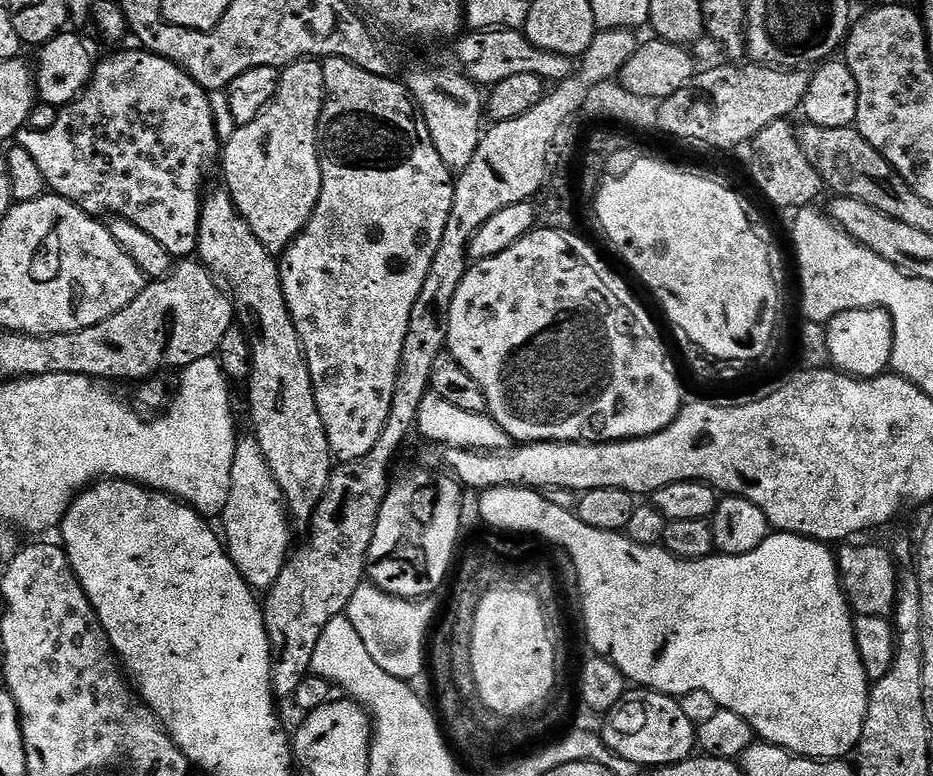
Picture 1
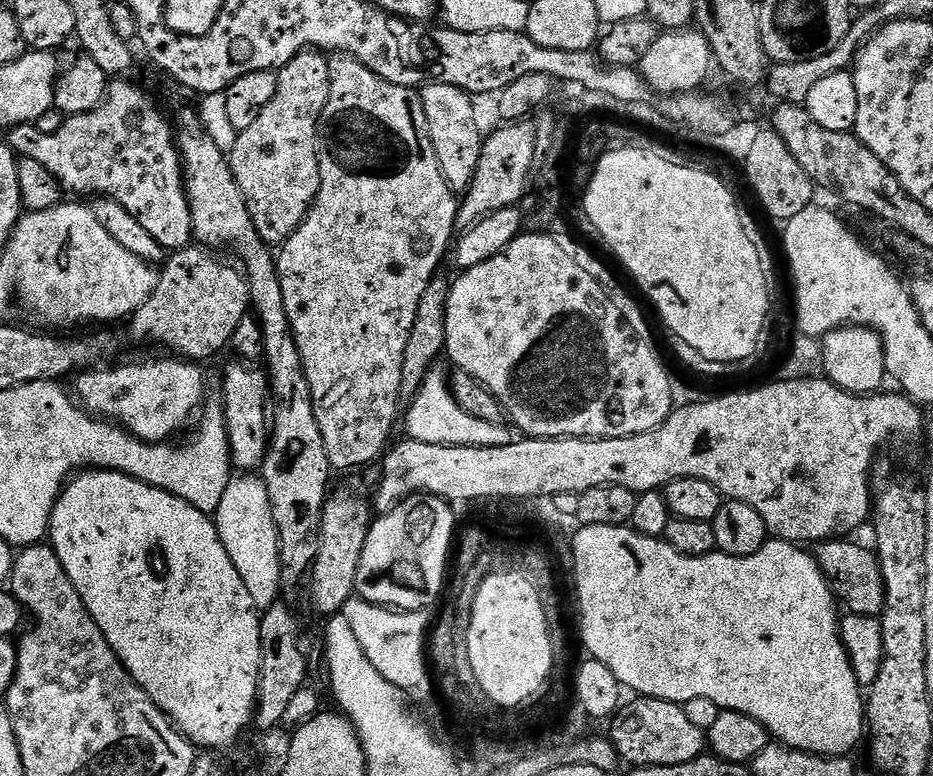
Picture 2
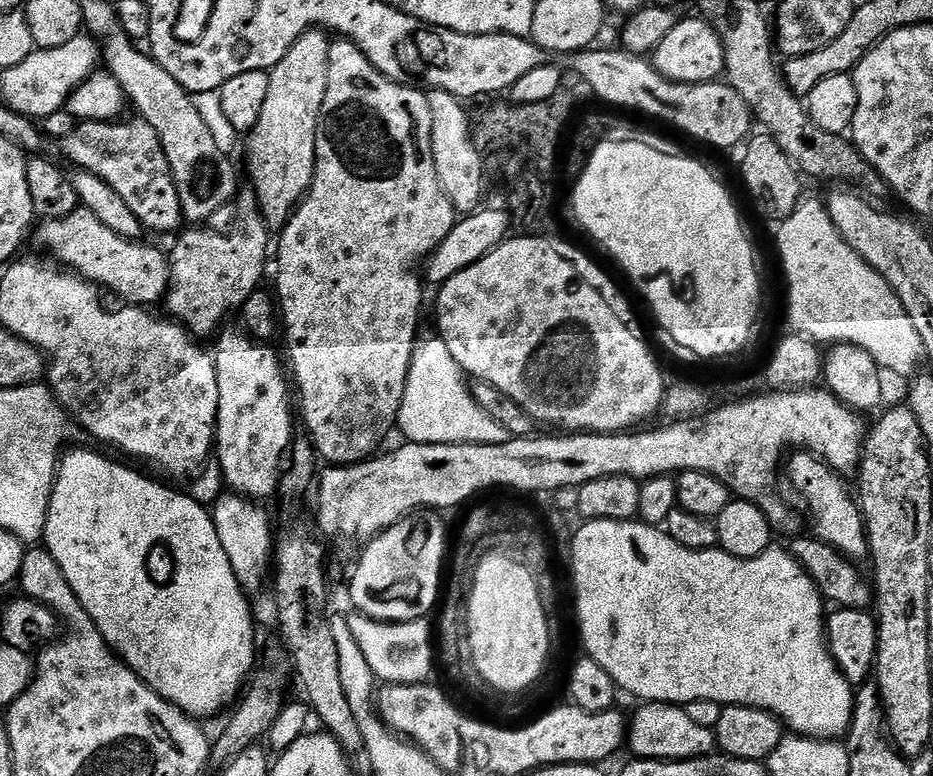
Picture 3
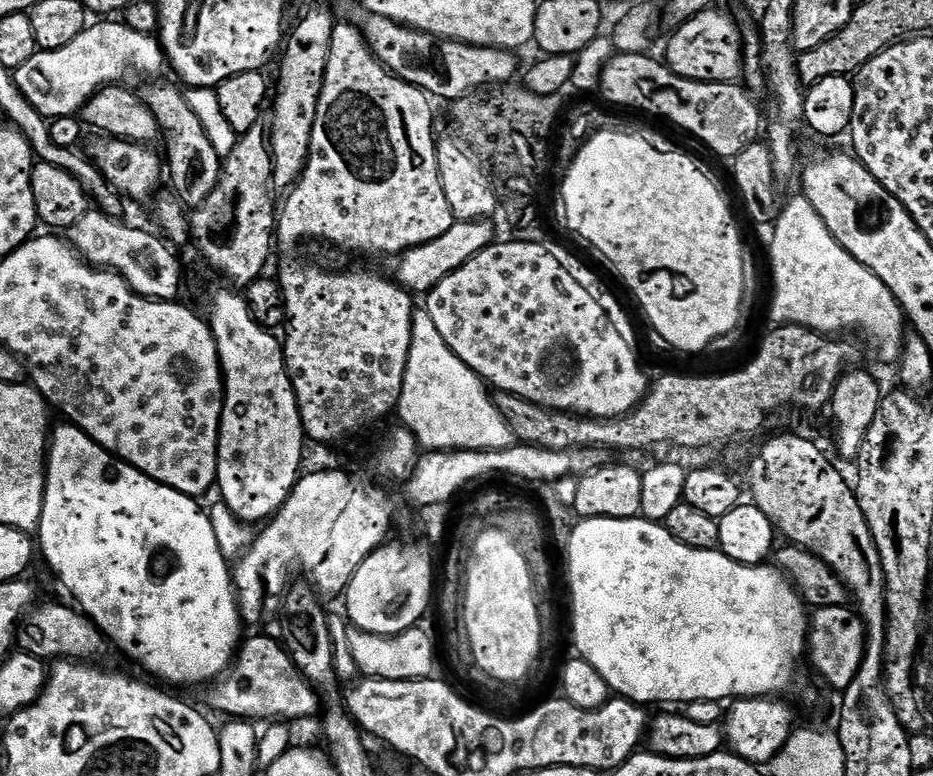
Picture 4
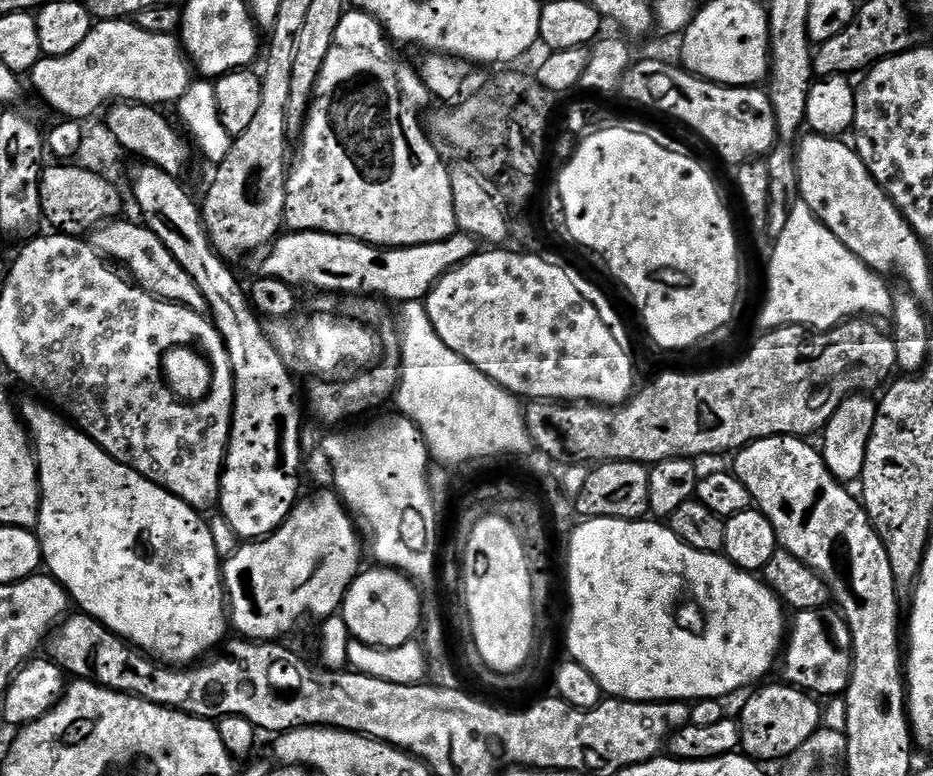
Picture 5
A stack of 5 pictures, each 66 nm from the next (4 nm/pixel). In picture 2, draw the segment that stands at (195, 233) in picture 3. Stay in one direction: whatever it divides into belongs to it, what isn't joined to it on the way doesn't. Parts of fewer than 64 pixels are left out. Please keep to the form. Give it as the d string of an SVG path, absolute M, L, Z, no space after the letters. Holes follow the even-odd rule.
M203 246L175 249L159 269L160 281L154 286L154 294L127 321L129 334L140 344L169 348L169 353L189 362L204 362L200 360L227 349L238 322L249 315L252 299L243 271L223 264L219 258Z

